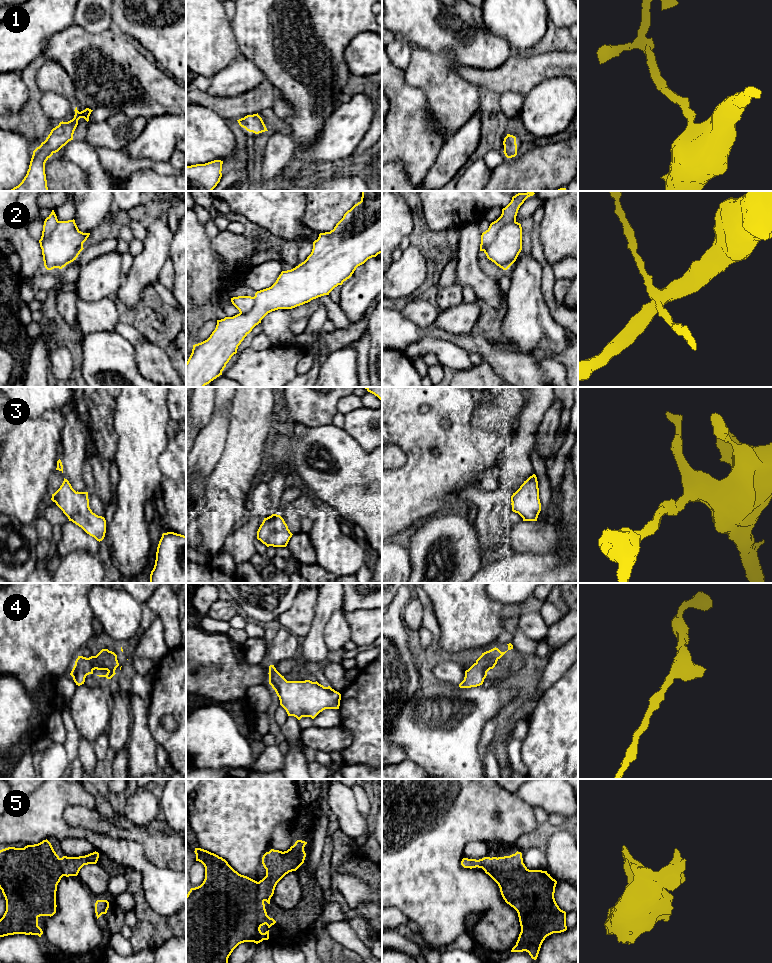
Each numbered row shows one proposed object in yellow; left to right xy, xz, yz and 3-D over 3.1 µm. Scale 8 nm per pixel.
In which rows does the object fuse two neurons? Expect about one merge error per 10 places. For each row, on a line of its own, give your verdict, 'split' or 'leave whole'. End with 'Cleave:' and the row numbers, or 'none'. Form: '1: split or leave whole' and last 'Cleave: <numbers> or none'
1: leave whole
2: split
3: leave whole
4: leave whole
5: leave whole
Cleave: 2

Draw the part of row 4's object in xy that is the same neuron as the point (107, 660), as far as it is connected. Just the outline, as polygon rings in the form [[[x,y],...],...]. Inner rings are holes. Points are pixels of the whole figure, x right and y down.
[[[102,649],[96,656],[89,658],[78,656],[75,665],[70,673],[76,685],[84,684],[85,678],[89,674],[93,674],[95,669],[107,670],[106,675],[97,675],[111,679],[116,673],[115,670],[119,666],[117,655],[108,649]]]

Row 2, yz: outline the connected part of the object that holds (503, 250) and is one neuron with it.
[[[514,221],[503,225],[496,237],[486,246],[487,258],[503,270],[507,270],[522,250],[522,227]]]

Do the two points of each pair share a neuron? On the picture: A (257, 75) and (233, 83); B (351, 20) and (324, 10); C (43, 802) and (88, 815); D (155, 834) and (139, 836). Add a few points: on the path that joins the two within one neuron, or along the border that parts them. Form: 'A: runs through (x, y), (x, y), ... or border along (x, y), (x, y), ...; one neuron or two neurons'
A: runs through (251, 75), (241, 75), (239, 77); one neuron
B: runs through (344, 13), (341, 10), (331, 10); one neuron
C: border along (89, 805), (69, 805), (64, 812), (64, 820); two neurons
D: runs through (151, 836), (143, 836); one neuron

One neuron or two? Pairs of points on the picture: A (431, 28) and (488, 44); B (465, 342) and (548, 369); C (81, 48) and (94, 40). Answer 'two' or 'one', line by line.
A: one
B: one
C: one

